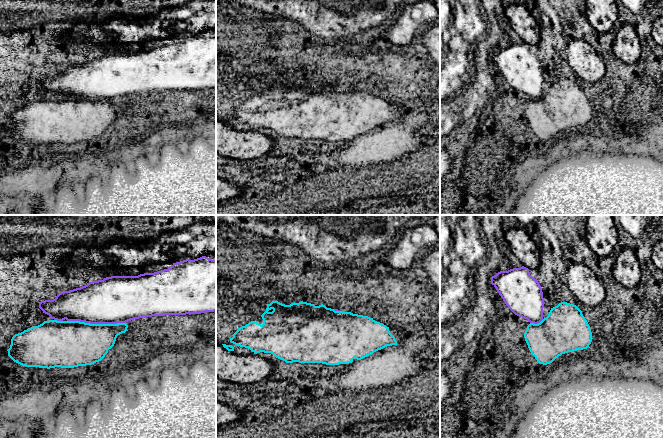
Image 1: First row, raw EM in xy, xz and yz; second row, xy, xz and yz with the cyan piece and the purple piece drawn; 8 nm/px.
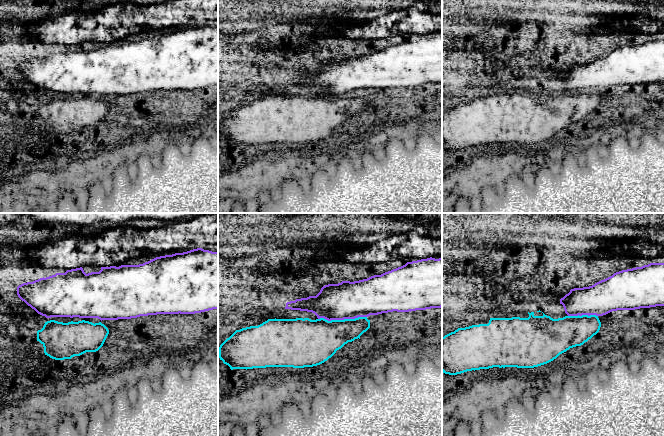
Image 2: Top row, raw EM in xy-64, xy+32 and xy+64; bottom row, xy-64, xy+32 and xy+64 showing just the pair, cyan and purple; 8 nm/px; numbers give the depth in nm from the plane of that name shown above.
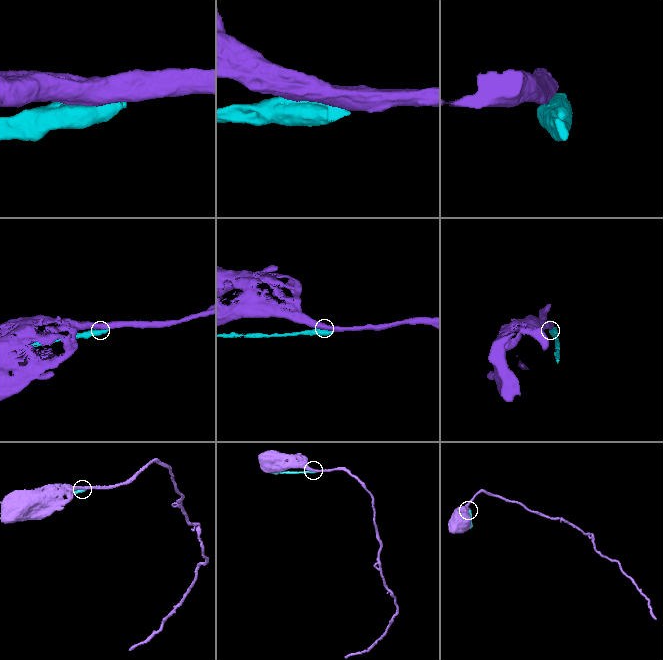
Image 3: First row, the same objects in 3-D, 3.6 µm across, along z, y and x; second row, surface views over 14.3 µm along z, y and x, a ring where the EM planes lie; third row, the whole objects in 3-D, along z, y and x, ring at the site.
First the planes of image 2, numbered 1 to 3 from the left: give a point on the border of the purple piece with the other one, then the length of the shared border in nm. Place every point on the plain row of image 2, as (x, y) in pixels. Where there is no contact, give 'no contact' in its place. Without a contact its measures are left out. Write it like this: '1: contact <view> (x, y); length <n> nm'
1: no contact
2: contact xy+32 (342, 96); length 400 nm
3: contact xy+64 (582, 91); length 240 nm

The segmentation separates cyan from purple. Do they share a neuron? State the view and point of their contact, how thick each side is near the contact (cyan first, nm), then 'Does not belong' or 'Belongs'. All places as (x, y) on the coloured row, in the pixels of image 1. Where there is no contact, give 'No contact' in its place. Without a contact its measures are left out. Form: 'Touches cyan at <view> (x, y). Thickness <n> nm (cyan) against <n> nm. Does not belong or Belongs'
Touches cyan at xy (96, 324). Thickness 360 nm (cyan) against 380 nm. Does not belong

